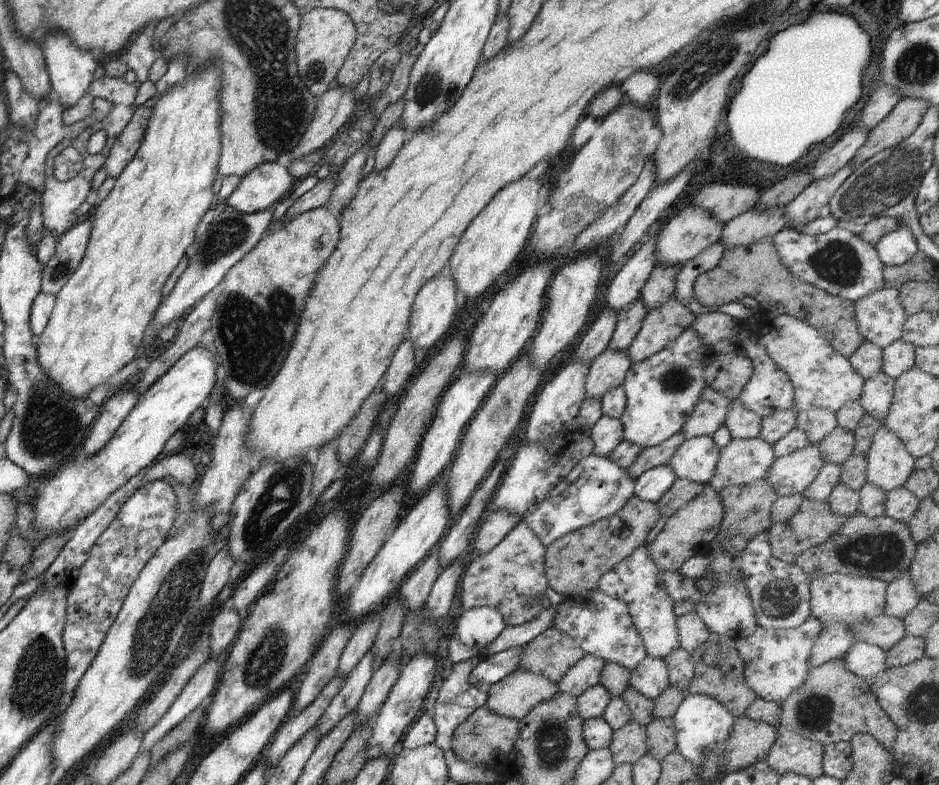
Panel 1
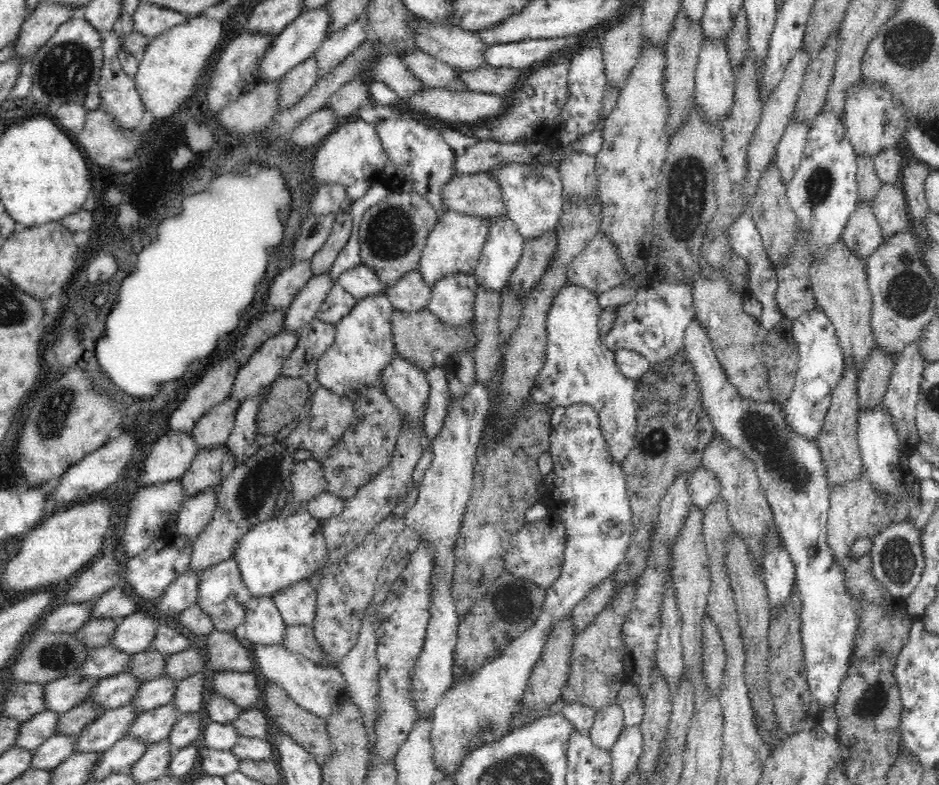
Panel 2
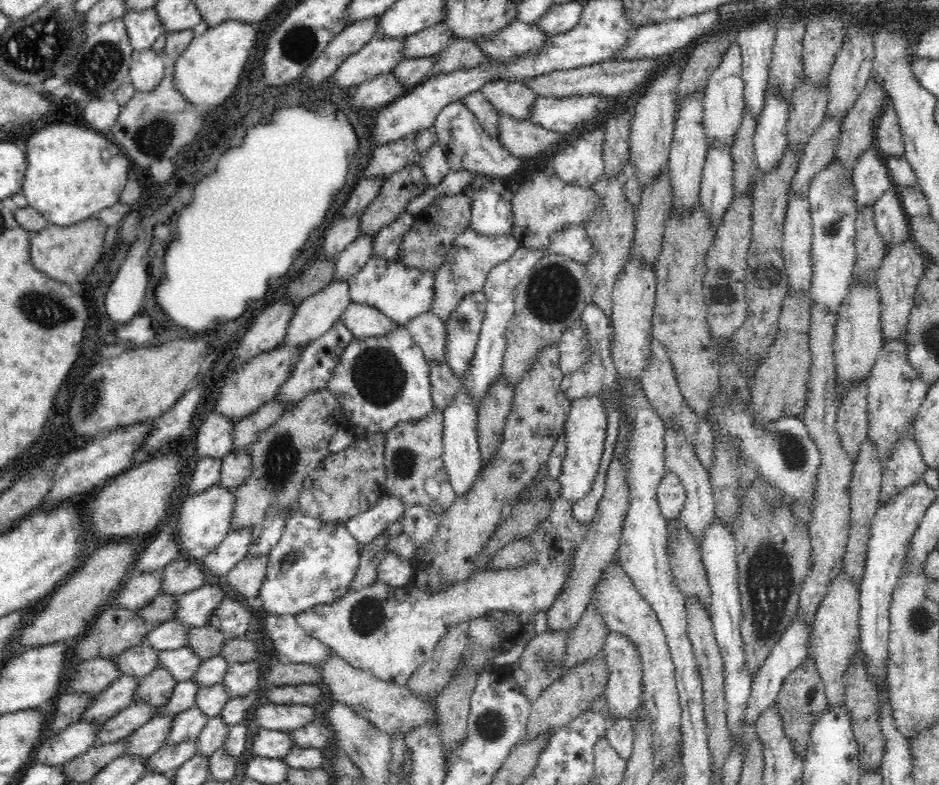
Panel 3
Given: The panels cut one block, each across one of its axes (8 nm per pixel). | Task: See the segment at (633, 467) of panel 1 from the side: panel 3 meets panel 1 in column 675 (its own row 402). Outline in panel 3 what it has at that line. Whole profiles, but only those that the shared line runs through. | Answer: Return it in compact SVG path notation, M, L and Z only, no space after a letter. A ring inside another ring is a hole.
M428 360L428 365L430 365L430 384L434 405L444 411L446 406L460 394L460 379L454 375L448 365L442 362Z

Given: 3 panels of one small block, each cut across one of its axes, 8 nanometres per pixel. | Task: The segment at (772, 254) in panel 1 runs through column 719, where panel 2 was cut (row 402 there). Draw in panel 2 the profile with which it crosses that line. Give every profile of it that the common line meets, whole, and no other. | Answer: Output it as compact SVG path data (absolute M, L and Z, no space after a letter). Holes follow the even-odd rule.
M281 373L264 389L264 400L260 402L260 412L256 416L258 432L276 434L298 418L309 400L308 390L304 379Z

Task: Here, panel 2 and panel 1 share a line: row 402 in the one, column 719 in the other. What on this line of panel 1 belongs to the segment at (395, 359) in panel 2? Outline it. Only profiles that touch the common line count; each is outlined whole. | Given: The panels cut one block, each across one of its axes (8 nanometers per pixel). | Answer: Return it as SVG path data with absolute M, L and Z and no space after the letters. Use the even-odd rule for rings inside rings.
M706 385L698 395L694 410L687 416L681 434L686 439L712 436L725 424L731 400Z

